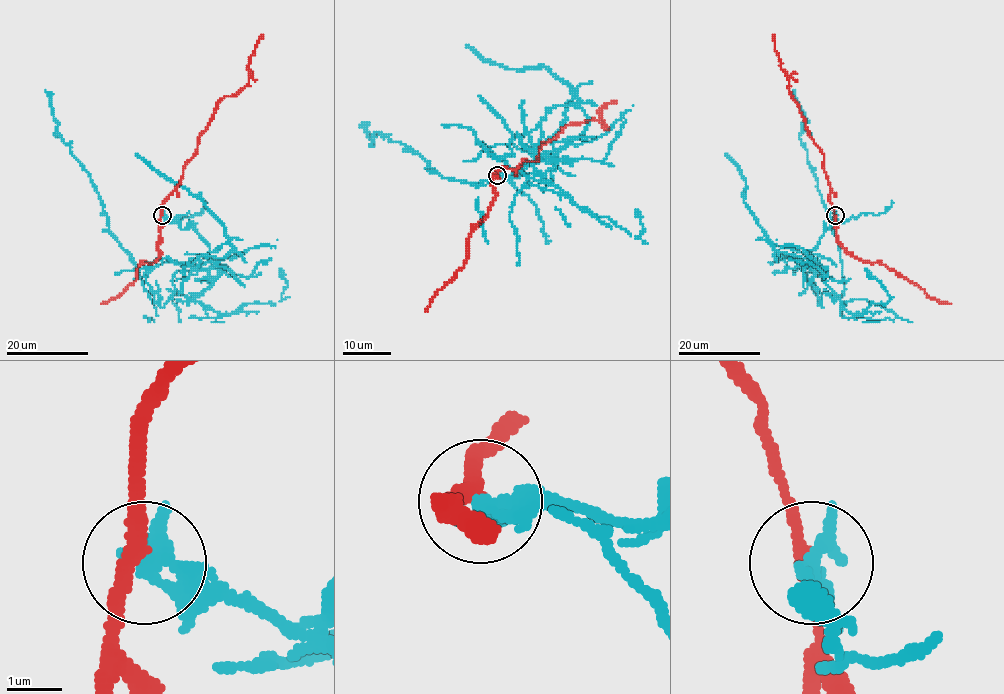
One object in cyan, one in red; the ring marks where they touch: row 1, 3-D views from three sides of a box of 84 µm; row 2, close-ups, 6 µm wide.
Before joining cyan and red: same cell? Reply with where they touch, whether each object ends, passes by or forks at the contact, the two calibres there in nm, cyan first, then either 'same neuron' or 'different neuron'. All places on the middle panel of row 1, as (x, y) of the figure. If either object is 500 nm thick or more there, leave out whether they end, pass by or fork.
at (497, 175); cyan ends there; red passes by; 400 nm thick on the cyan side, 240 nm on the other; different neuron

